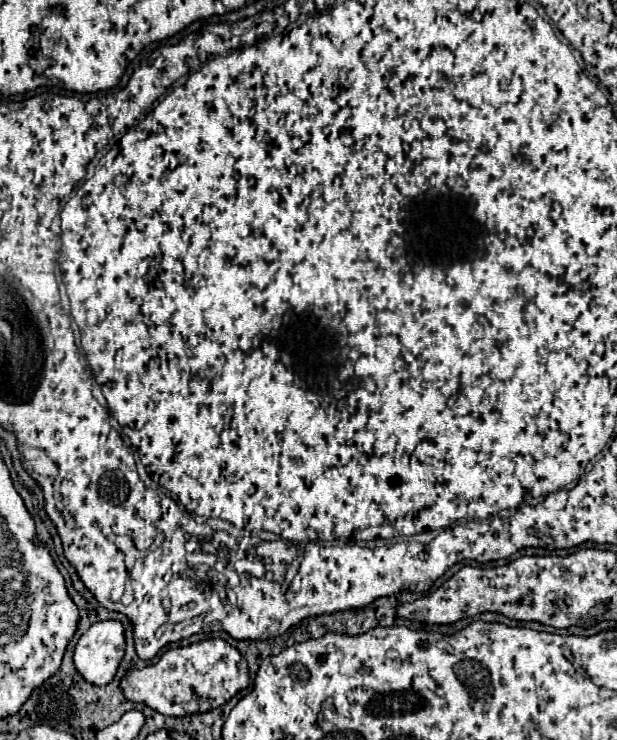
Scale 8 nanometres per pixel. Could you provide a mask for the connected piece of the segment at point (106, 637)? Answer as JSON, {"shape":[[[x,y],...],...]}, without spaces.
{"shape":[[[116,620],[92,624],[78,640],[74,650],[76,670],[84,680],[106,686],[124,656],[124,628]]]}

